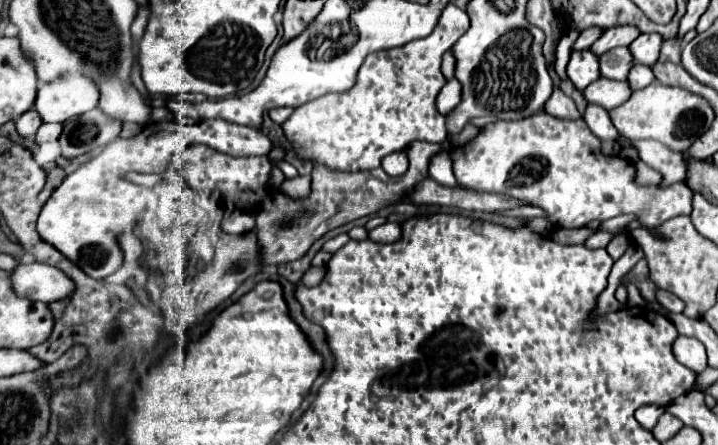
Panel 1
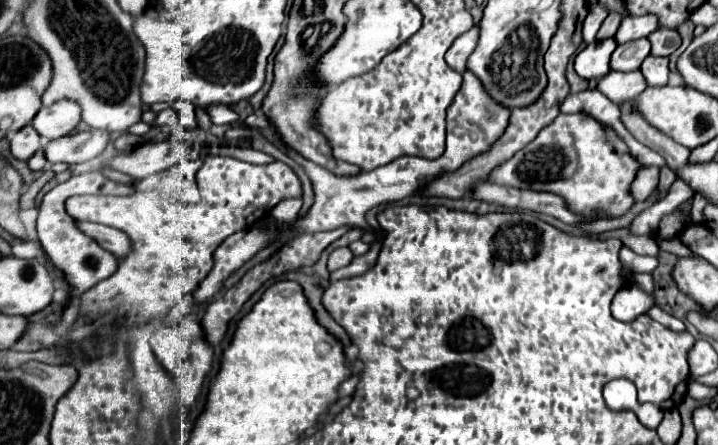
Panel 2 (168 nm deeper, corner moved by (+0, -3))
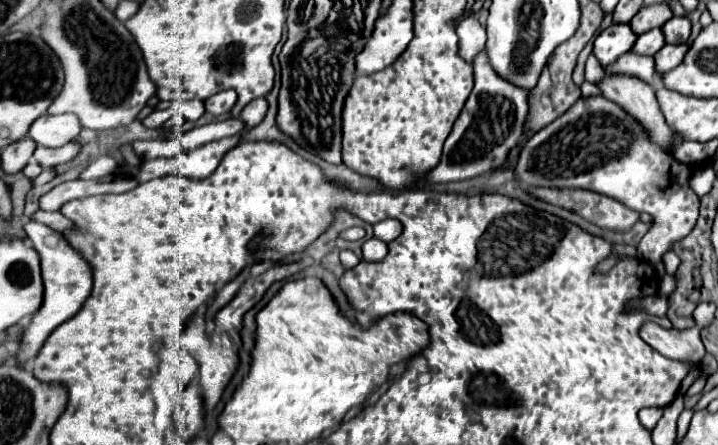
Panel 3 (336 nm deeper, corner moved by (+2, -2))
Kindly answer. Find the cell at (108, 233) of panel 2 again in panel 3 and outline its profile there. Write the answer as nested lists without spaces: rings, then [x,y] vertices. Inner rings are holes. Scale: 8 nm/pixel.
[[[37,209],[37,211],[33,213],[31,219],[33,219],[33,221],[39,221],[39,223],[43,223],[43,225],[47,225],[47,227],[59,231],[59,233],[65,231],[65,229],[71,229],[71,227],[73,227],[71,221],[67,221],[59,211],[57,211],[57,213],[49,213],[49,211],[41,211],[41,209]]]

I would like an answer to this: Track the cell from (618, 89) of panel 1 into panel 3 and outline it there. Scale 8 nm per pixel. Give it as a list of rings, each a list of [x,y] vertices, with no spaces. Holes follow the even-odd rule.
[[[625,53],[621,55],[611,67],[611,73],[625,73],[625,75],[633,75],[639,77],[647,83],[655,83],[655,57],[641,57],[637,53]]]

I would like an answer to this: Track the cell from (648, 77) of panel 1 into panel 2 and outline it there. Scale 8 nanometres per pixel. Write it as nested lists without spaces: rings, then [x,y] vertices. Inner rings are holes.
[[[657,56],[645,58],[641,72],[643,72],[649,86],[665,86],[667,84],[667,76],[669,76],[667,64],[669,64],[667,58],[657,58]]]

